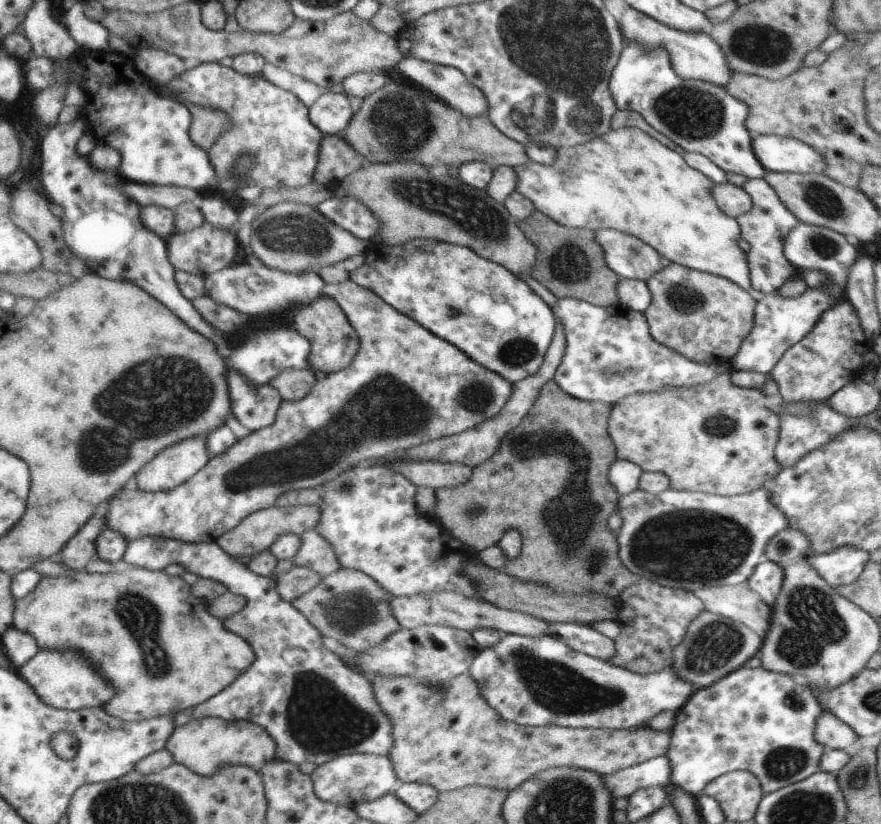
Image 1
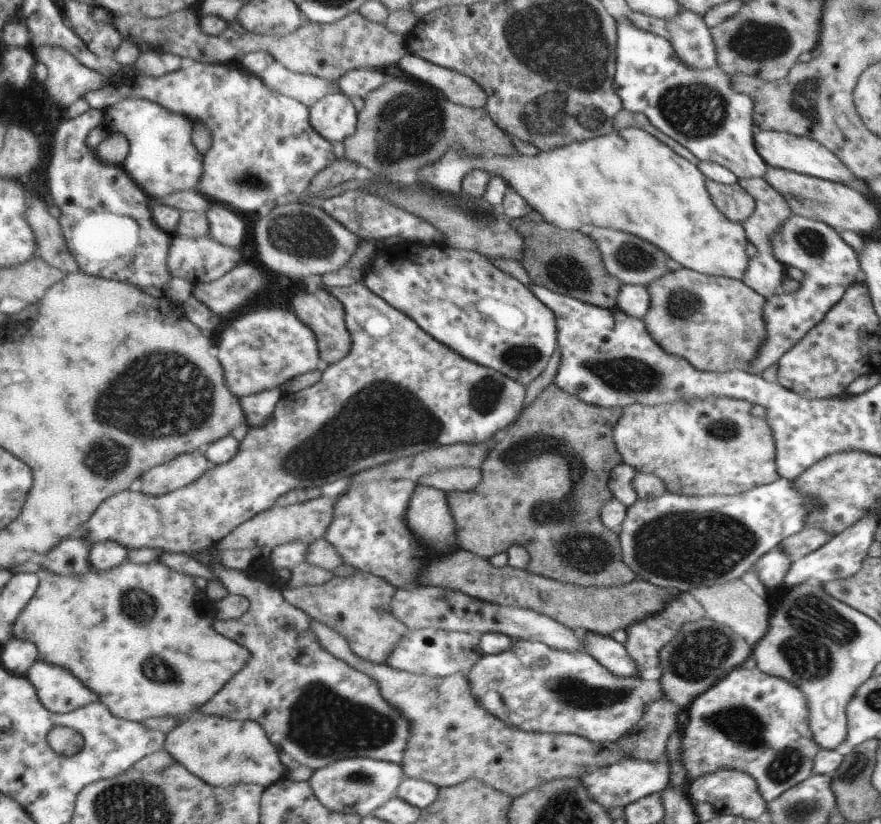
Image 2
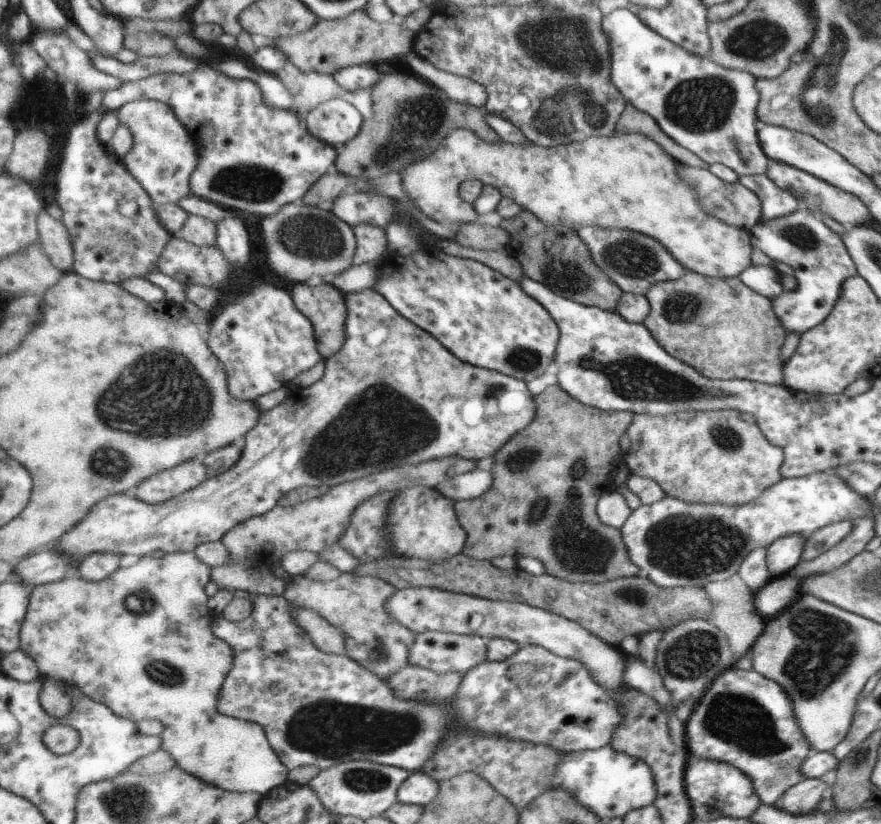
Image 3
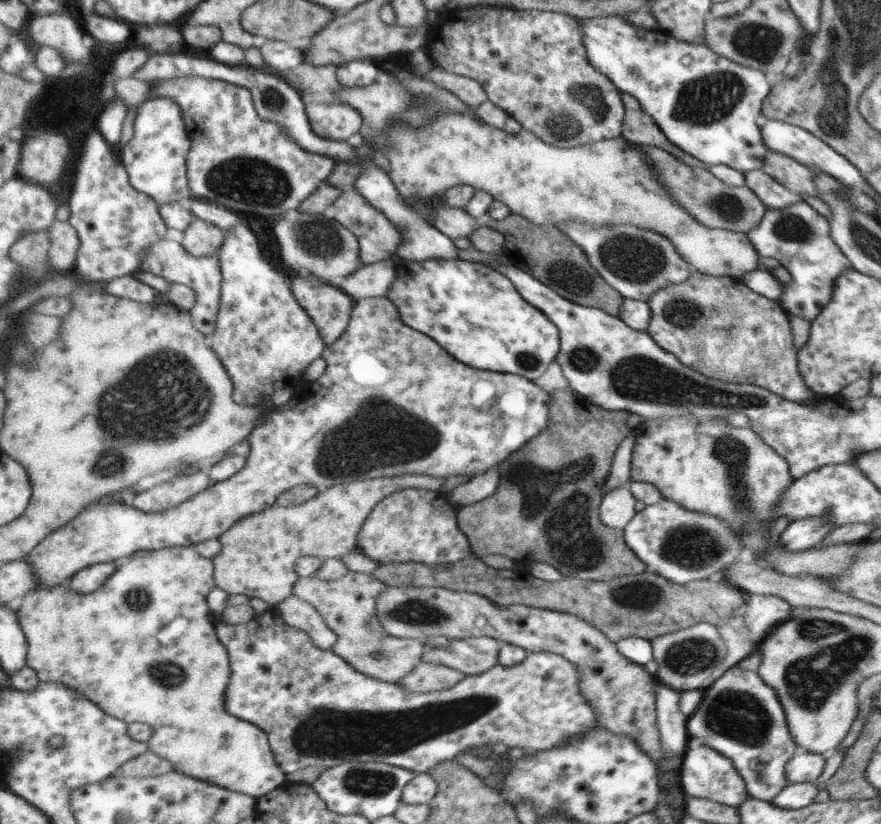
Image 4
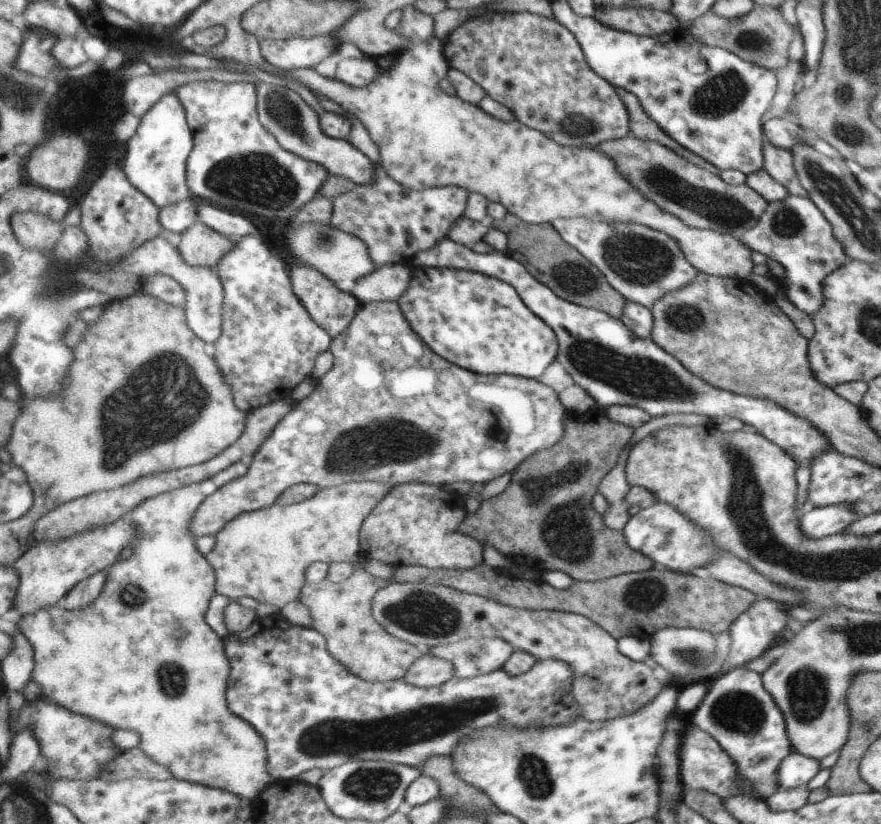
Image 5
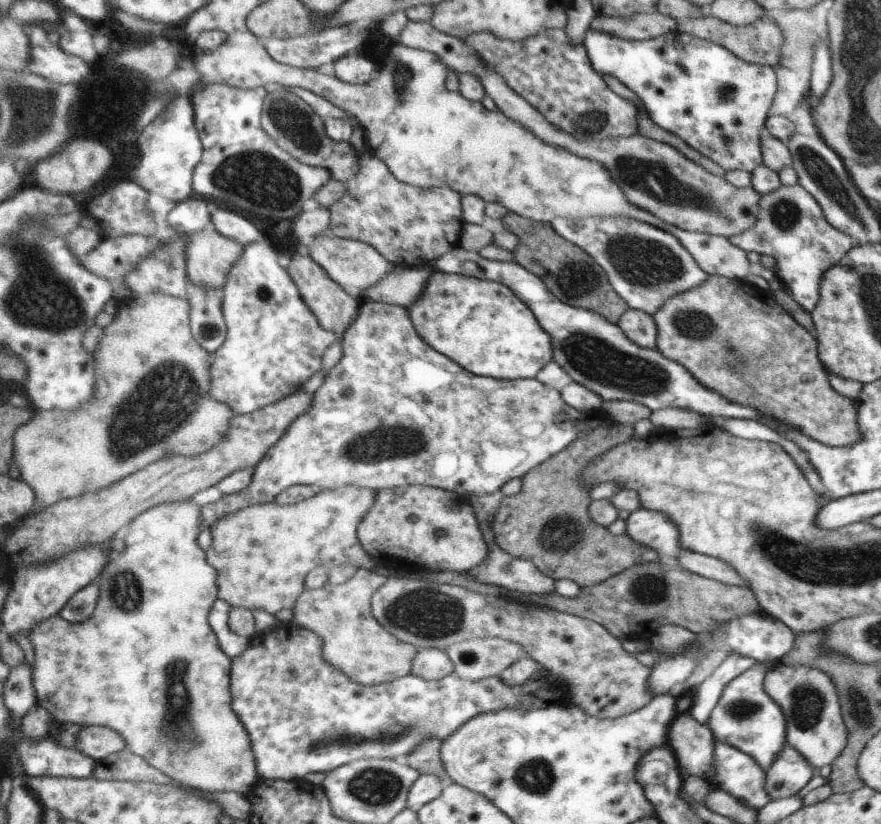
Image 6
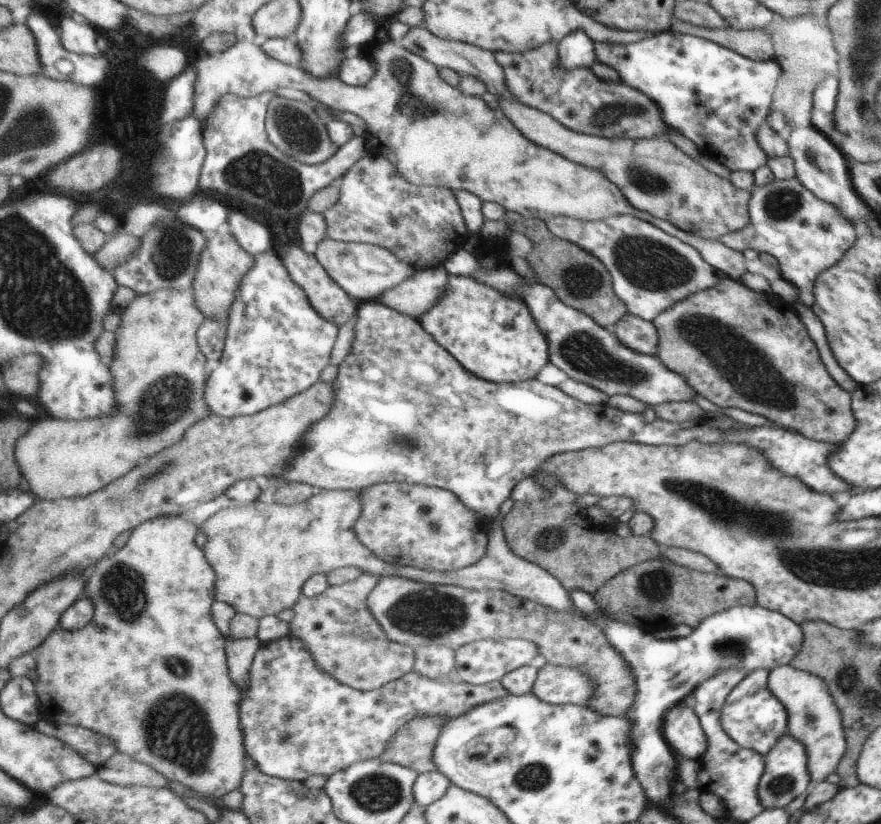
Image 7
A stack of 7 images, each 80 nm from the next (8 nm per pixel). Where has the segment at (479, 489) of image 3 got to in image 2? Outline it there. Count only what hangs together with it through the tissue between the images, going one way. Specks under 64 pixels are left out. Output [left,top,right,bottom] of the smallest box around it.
[419,468,483,493]

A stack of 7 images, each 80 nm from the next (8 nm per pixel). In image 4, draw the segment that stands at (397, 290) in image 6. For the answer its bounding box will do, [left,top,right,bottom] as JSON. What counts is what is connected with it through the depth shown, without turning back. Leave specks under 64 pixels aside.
[342,258,396,300]

